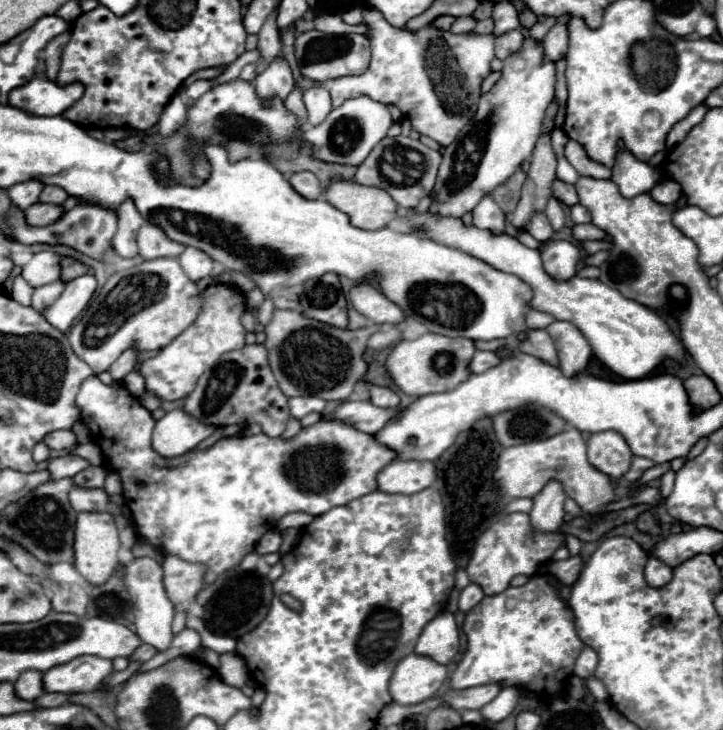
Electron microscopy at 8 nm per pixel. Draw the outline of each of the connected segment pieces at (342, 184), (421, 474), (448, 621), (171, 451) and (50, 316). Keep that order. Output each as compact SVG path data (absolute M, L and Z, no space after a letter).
M337 181L323 193L323 199L339 211L345 211L355 227L367 231L387 227L397 217L397 203L393 203L391 195L379 187L365 187L353 181Z
M393 461L377 475L377 489L385 493L417 493L435 481L435 465L431 461Z
M441 613L437 619L427 623L421 633L417 647L417 655L429 655L433 661L447 665L459 653L459 629L453 613Z
M175 409L155 423L151 447L161 457L167 457L167 459L181 457L191 449L195 449L213 431L215 427L201 425L195 417L187 415L183 409Z
M83 275L67 283L61 297L45 311L45 319L59 331L67 333L77 315L87 307L93 293L97 289L97 281L93 275Z

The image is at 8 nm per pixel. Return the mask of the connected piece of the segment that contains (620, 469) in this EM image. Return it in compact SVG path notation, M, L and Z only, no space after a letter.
M601 431L593 433L587 441L587 457L597 471L605 473L613 481L621 481L631 467L633 453L617 431Z

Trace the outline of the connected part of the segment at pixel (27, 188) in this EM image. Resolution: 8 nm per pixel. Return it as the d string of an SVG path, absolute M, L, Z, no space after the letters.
M25 181L25 183L17 183L17 185L9 187L7 195L9 195L11 203L19 211L25 211L33 203L37 203L37 197L39 197L41 189L43 189L43 183L39 183L39 181Z

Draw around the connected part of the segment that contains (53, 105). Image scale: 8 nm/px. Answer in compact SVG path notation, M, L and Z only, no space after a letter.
M31 79L29 83L9 93L9 105L23 109L31 115L61 115L83 95L83 85L73 83L59 87L49 79Z

